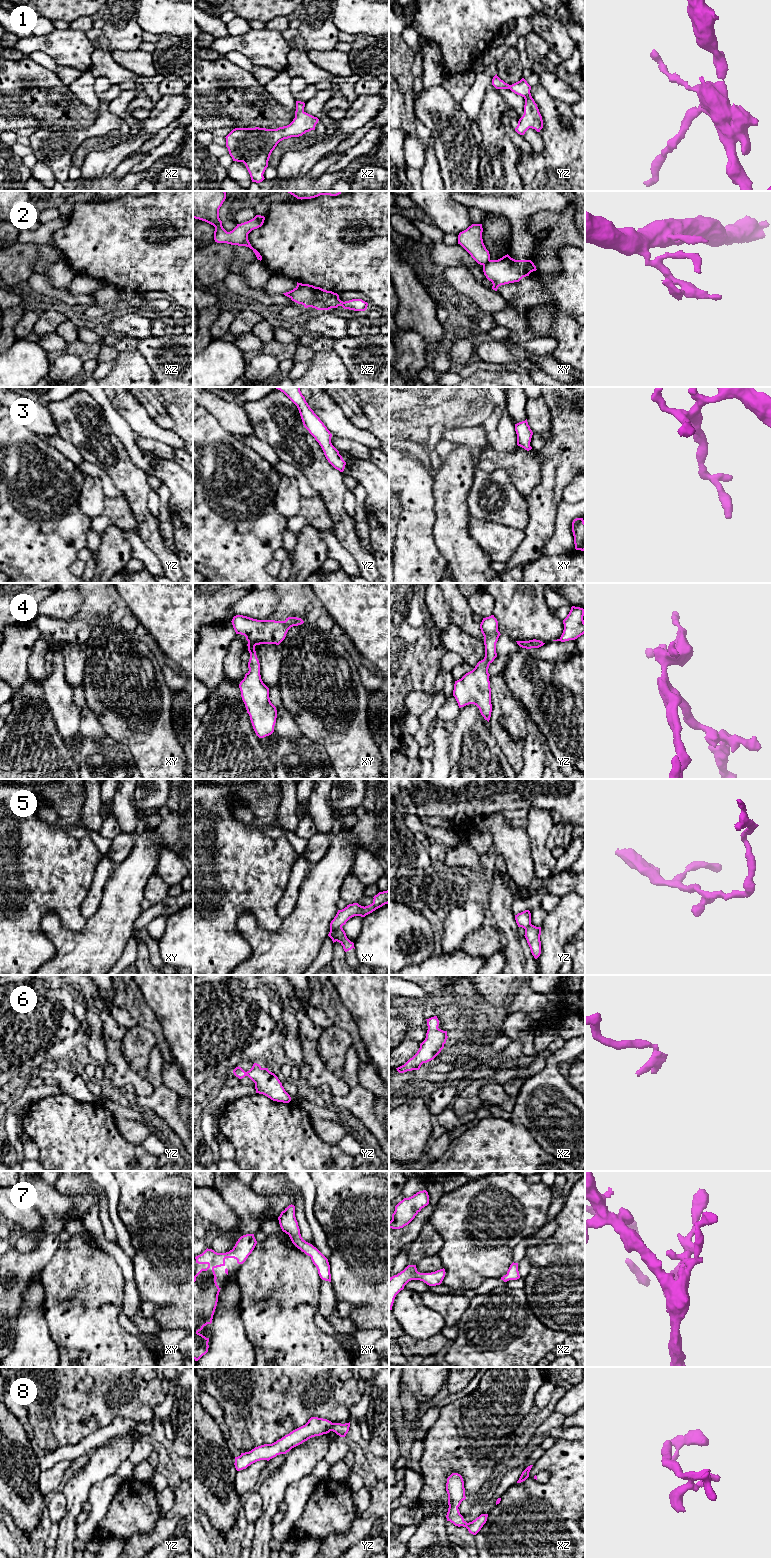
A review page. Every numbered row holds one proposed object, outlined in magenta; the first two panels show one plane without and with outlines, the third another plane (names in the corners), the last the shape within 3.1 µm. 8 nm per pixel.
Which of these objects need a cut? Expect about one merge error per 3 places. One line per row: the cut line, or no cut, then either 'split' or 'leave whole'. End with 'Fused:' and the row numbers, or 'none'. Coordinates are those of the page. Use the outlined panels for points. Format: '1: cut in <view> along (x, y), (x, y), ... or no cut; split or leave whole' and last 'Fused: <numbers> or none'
1: no cut; leave whole
2: cut in xy along (490, 260), (483, 265); split
3: no cut; leave whole
4: no cut; leave whole
5: cut in xy along (341, 926), (330, 930); split
6: no cut; leave whole
7: no cut; leave whole
8: no cut; leave whole
Fused: 2, 5

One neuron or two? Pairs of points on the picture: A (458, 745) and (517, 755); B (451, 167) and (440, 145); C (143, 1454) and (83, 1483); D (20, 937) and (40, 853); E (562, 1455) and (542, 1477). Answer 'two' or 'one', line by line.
A: two
B: one
C: two
D: one
E: two

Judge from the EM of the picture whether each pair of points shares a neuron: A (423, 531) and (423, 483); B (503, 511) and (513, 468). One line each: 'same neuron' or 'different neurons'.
A: same neuron
B: different neurons

